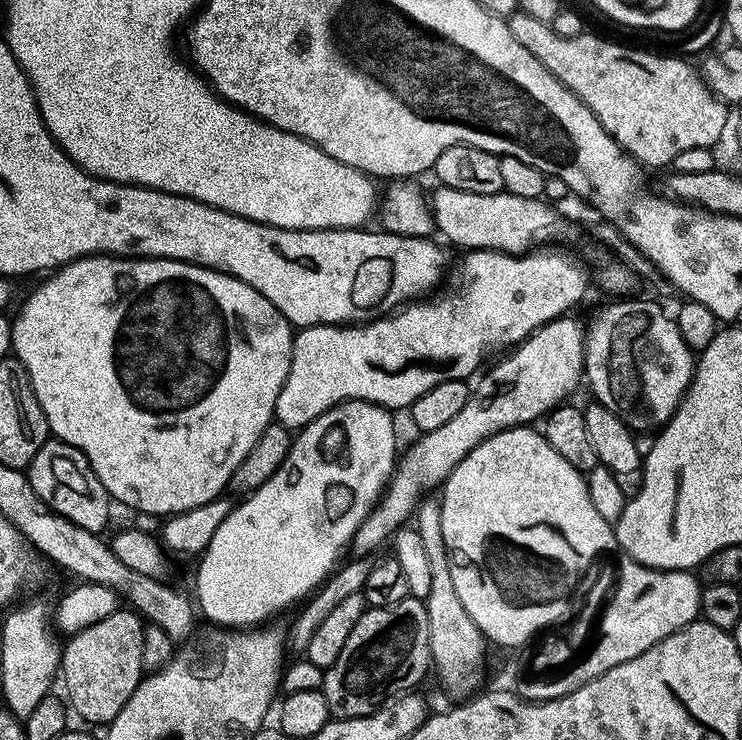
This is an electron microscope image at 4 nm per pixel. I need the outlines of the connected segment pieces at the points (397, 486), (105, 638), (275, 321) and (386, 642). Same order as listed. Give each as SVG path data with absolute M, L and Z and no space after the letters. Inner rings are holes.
M565 314L549 324L543 324L528 339L515 345L505 355L509 355L505 360L498 361L488 373L485 371L475 381L476 388L474 384L469 391L466 406L462 406L462 411L451 422L446 422L446 426L439 430L423 433L419 437L420 441L405 456L403 453L399 457L383 496L377 500L372 513L354 534L350 545L353 557L368 558L373 555L371 552L375 548L380 548L383 544L385 547L390 537L413 519L422 497L431 493L431 488L439 489L456 469L458 462L462 462L462 458L470 454L470 450L494 438L494 434L539 421L571 397L568 395L582 384L584 376L586 335L585 325L579 324L574 317L575 315Z
M117 610L110 618L102 618L102 622L94 622L94 626L86 626L86 630L67 637L60 653L63 695L71 711L88 724L111 724L146 674L142 664L145 621L135 611L124 611Z
M84 256L55 269L48 278L29 294L11 326L12 352L28 371L34 394L48 419L49 433L82 450L109 497L136 512L167 518L217 499L223 493L220 491L228 488L234 470L250 454L262 430L273 423L278 394L286 382L286 374L290 374L293 325L258 290L246 286L246 282L181 260Z
M408 595L387 608L365 607L362 618L358 618L358 622L354 622L354 630L350 630L350 638L346 638L346 646L342 646L342 654L338 654L338 662L324 669L322 691L329 717L333 720L345 720L374 714L383 704L393 699L398 690L404 694L411 693L415 689L412 687L430 672L431 664L430 623L425 601L415 600Z

